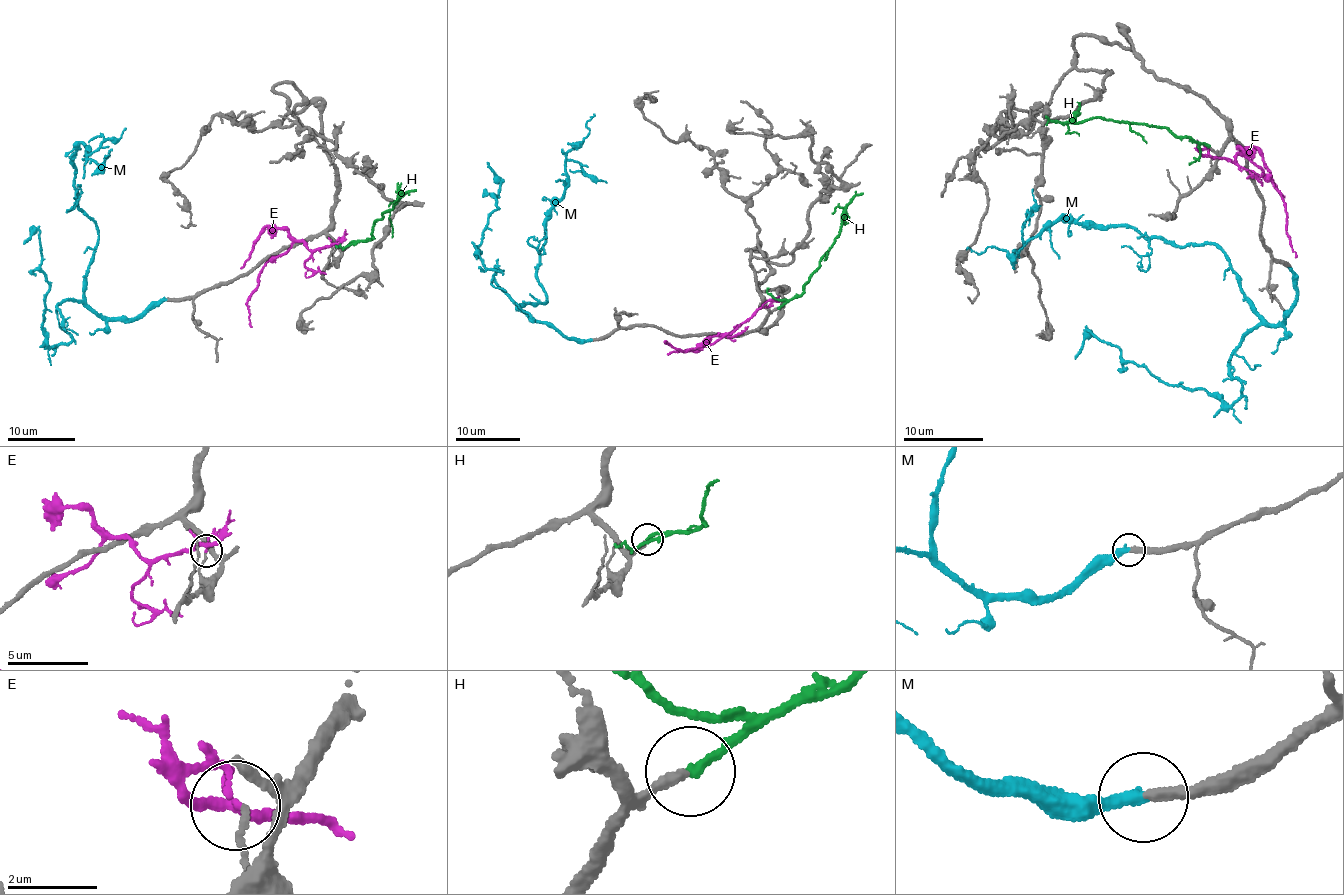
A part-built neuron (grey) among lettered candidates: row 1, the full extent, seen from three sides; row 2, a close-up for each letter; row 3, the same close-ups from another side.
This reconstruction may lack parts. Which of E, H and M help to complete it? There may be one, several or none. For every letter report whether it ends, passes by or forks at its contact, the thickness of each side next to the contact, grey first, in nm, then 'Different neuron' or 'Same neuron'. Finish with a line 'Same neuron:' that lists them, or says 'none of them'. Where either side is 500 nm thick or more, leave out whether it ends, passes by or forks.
E: It ends there. Thickness 110 nm (grey) against 110 nm. Different neuron
H: It ends there. Thickness 240 nm (grey) against 190 nm. Same neuron
M: It ends there. Thickness 280 nm (grey) against 320 nm. Same neuron
Same neuron: H, M

